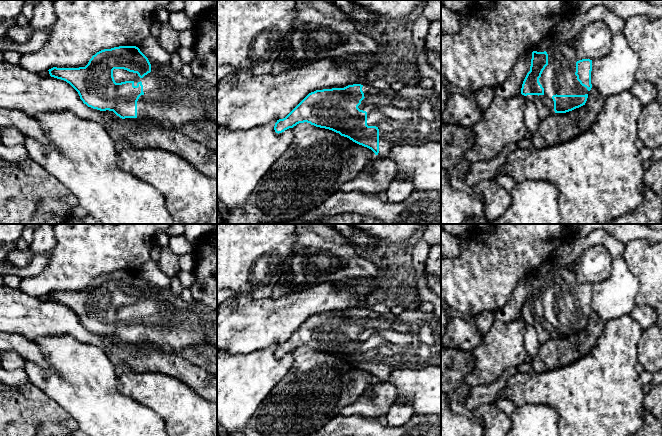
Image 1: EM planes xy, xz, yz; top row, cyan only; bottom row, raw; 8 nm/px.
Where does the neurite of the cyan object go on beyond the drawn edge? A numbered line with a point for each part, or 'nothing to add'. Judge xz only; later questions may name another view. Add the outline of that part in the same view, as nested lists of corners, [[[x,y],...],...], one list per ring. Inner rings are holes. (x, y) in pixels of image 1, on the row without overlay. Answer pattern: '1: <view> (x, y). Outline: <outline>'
1: xz (412, 340). Outline: [[[363,309],[364,323],[358,330],[367,336],[367,349],[379,353],[379,377],[386,381],[396,369],[423,369],[427,366],[441,367],[441,318],[434,312],[424,313],[419,309],[405,309],[400,315],[381,315]]]

